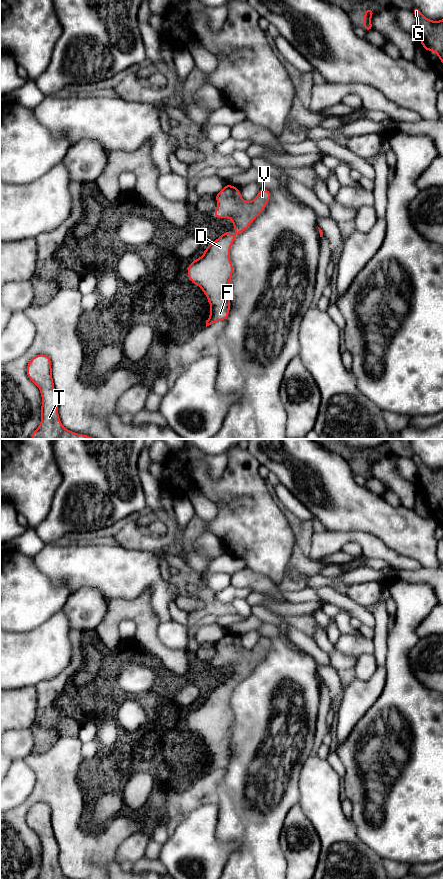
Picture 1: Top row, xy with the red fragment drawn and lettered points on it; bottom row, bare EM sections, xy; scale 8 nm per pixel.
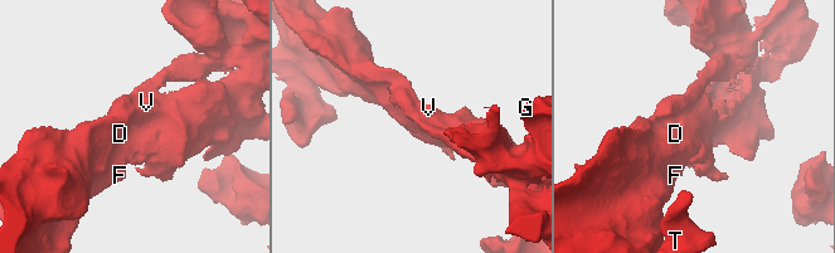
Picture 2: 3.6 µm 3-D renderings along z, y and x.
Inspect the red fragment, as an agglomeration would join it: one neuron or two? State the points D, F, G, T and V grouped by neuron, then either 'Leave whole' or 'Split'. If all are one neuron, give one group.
Groups: D F G T V. Leave whole

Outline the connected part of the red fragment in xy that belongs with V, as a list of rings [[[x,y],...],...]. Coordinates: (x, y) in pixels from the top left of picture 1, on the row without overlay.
[[[226,632],[225,635],[215,643],[217,656],[214,659],[215,666],[229,666],[233,670],[235,683],[231,684],[229,678],[208,693],[203,703],[188,713],[188,727],[199,734],[205,741],[210,752],[210,764],[206,768],[206,775],[219,769],[226,768],[230,759],[230,728],[233,723],[233,712],[230,709],[230,697],[236,685],[245,679],[256,665],[263,660],[271,647],[271,641],[267,637],[260,637],[257,644],[246,650],[240,643],[240,638],[233,633]]]

